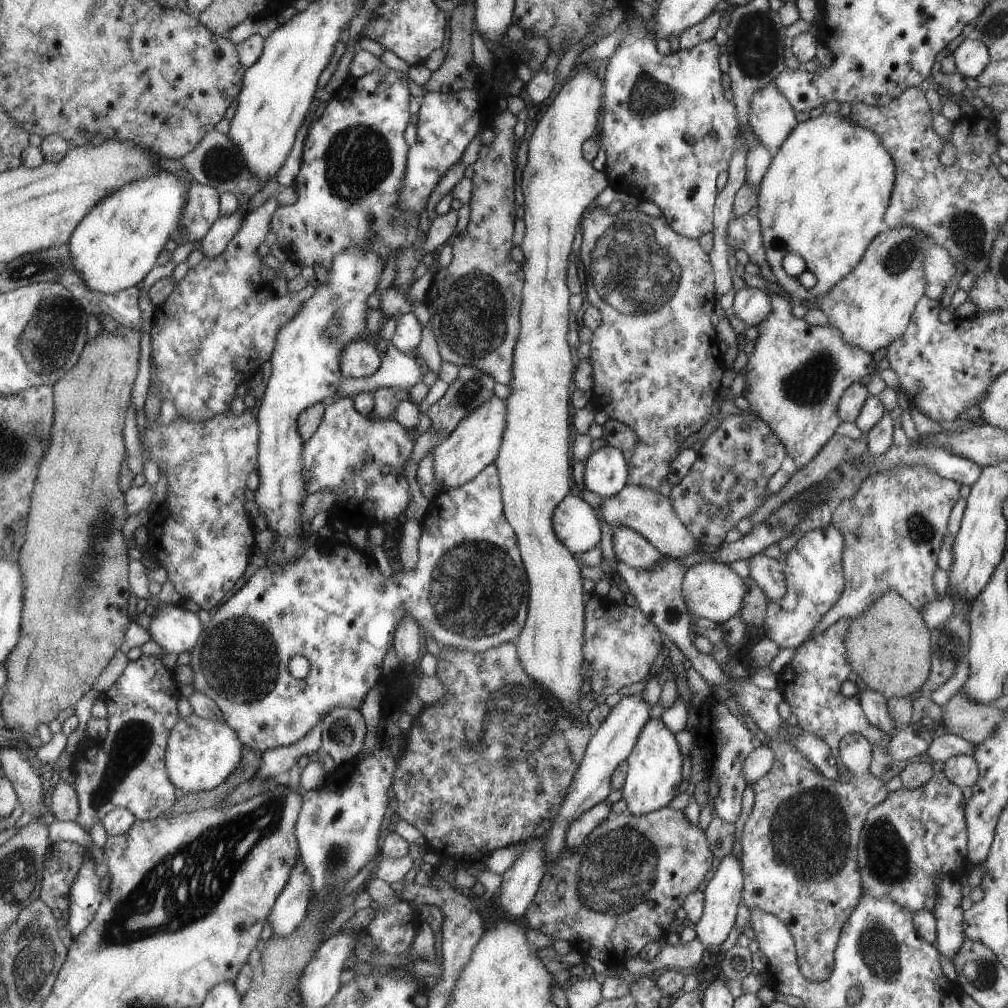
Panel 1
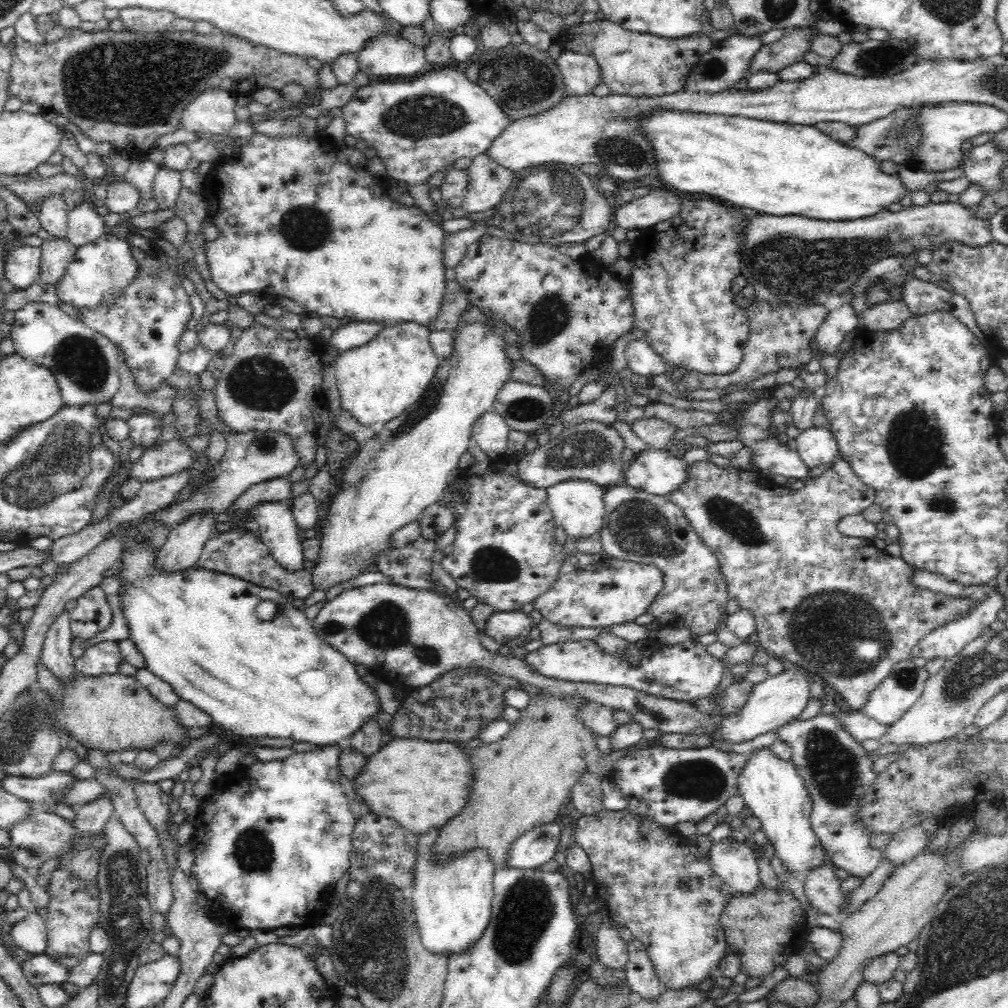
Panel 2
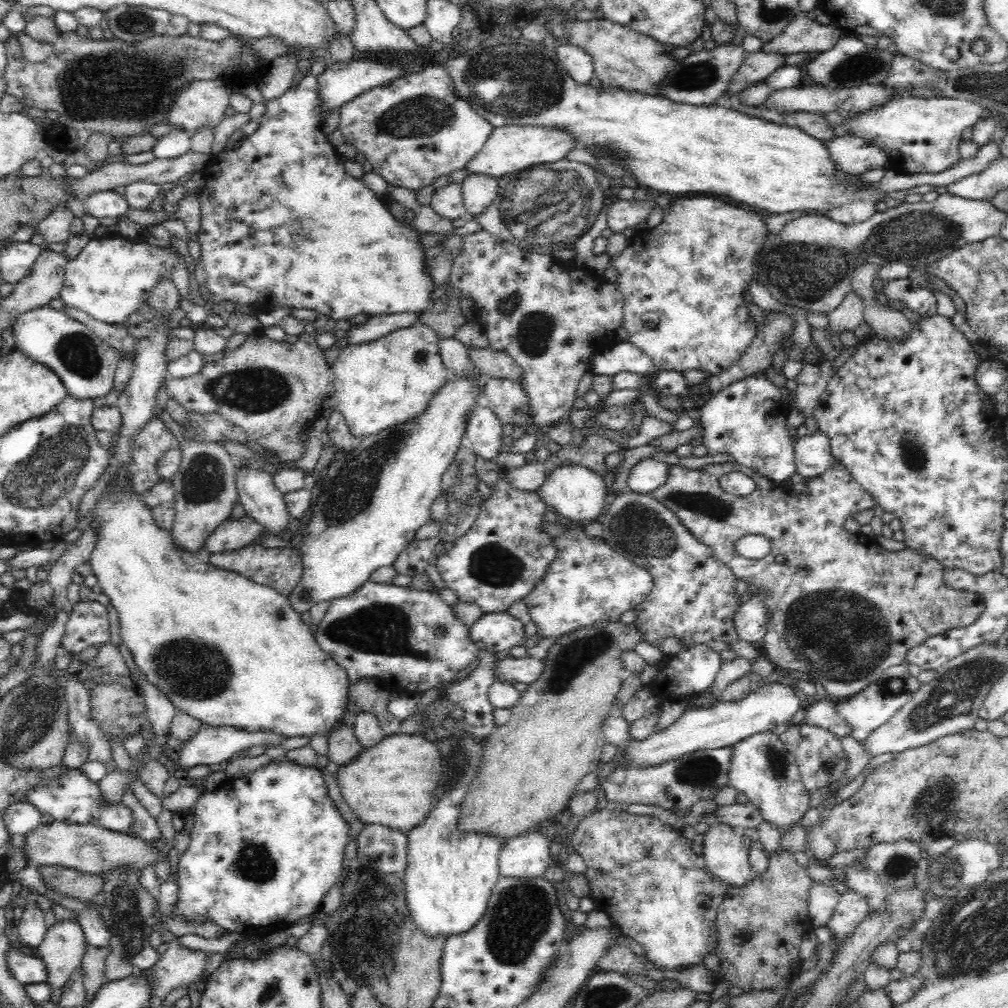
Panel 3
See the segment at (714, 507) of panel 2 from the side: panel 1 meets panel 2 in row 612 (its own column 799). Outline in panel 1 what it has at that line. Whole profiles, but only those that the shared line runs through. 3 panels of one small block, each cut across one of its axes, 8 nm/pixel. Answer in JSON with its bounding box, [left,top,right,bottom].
[739,733,888,981]

